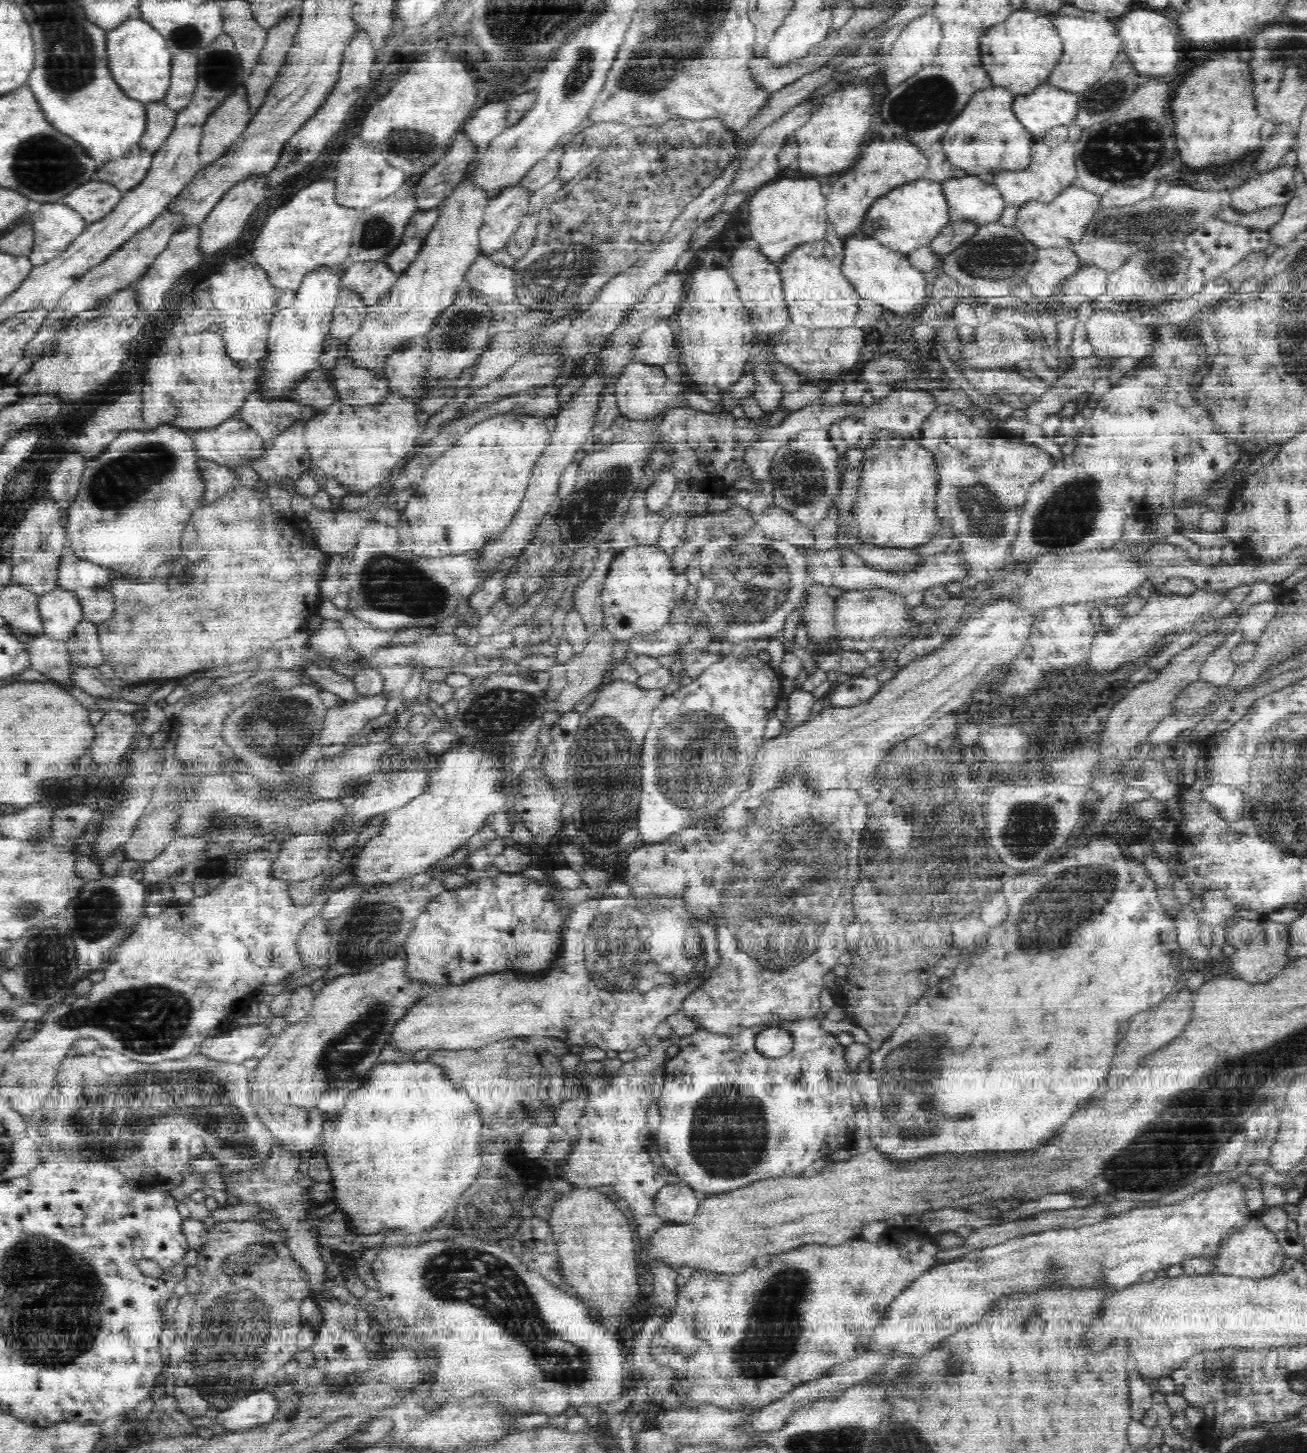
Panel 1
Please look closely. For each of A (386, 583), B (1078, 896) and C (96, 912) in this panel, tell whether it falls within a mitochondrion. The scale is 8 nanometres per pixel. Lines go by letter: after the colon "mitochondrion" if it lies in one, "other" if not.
A: mitochondrion
B: mitochondrion
C: mitochondrion

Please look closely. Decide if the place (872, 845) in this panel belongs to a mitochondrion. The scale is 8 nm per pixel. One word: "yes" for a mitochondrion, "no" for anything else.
yes

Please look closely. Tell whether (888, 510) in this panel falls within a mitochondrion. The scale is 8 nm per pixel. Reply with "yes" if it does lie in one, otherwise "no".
no

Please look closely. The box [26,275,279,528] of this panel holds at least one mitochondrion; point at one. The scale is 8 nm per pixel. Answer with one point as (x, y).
(132, 473)

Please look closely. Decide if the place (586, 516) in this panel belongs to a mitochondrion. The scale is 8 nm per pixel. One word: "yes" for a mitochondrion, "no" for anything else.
yes

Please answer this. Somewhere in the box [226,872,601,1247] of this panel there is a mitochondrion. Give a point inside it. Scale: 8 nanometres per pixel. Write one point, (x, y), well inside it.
(342, 1053)

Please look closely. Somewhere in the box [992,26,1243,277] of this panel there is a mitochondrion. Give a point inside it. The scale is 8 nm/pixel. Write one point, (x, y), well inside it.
(1122, 151)

